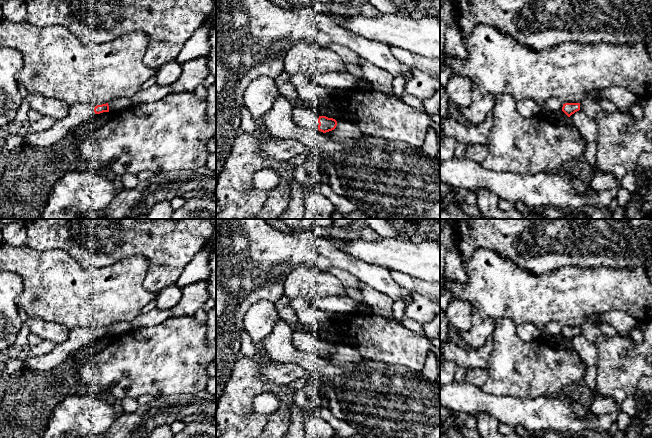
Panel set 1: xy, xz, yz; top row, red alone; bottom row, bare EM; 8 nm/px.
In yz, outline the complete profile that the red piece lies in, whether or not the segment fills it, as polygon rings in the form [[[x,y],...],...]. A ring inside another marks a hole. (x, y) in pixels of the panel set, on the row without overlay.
[[[565,327],[563,328],[562,335],[570,341],[572,338],[580,334],[580,327]]]

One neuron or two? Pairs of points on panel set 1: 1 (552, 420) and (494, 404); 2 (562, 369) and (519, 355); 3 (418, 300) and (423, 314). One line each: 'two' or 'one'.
1: one
2: one
3: one

